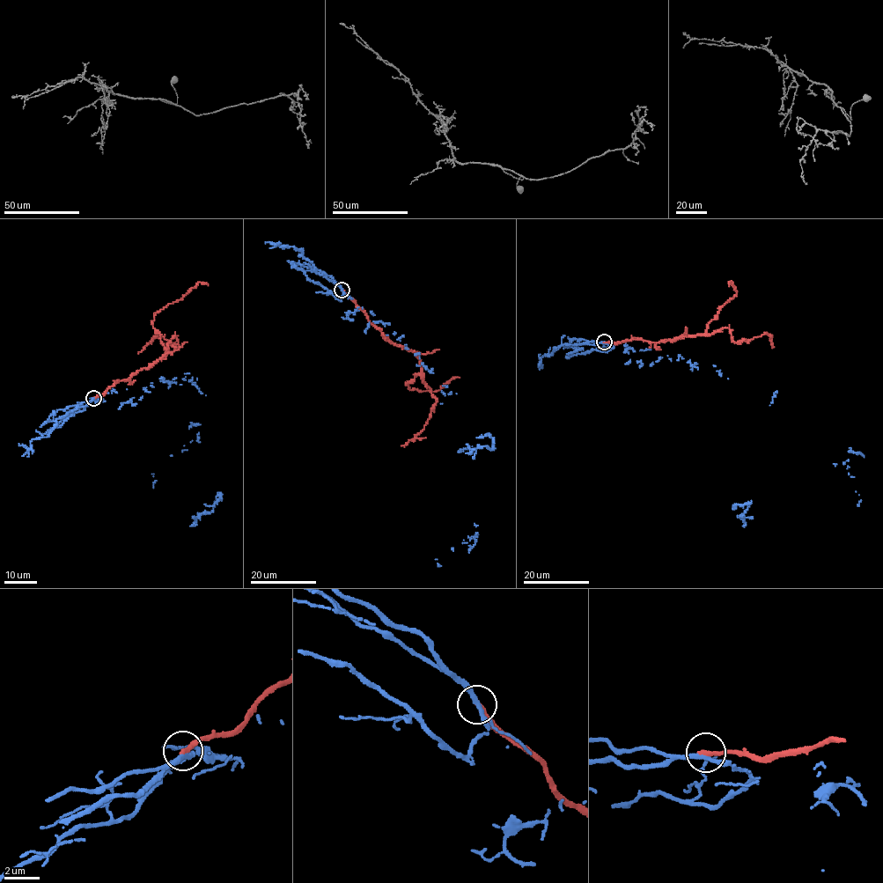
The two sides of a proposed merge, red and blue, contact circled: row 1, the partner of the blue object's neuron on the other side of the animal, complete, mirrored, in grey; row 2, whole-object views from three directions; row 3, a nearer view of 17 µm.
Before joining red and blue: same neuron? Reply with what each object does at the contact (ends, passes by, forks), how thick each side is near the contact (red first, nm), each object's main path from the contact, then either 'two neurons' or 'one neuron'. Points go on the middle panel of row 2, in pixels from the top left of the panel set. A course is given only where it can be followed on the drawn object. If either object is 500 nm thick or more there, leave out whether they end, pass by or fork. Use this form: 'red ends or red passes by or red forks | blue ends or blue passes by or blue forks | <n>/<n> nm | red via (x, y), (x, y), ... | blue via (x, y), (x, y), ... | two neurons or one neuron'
red ends | blue passes by | 320/260 nm | red via (342, 290), (383, 336), (416, 354), (423, 382), (435, 398), (436, 401), (424, 428), (414, 439), (401, 446) | blue via (342, 290), (373, 320), (389, 324), (434, 373), (459, 449), (467, 449), (452, 550), (437, 565) | two neurons

